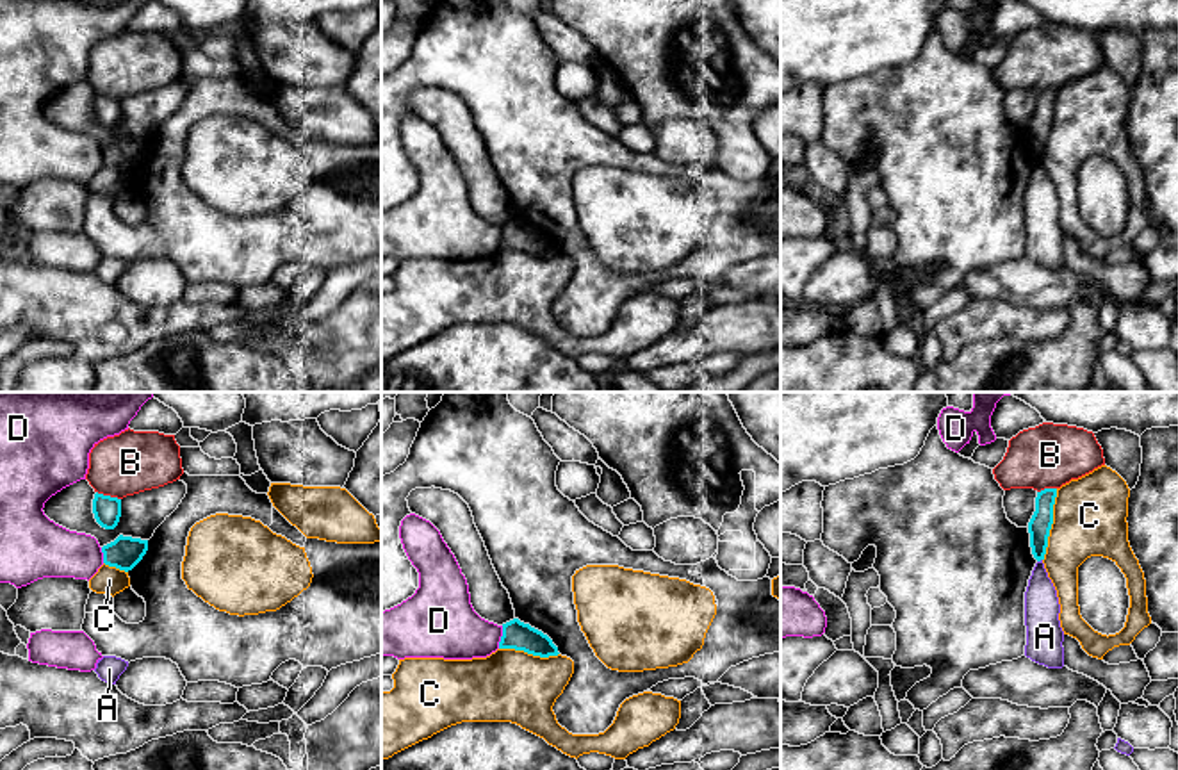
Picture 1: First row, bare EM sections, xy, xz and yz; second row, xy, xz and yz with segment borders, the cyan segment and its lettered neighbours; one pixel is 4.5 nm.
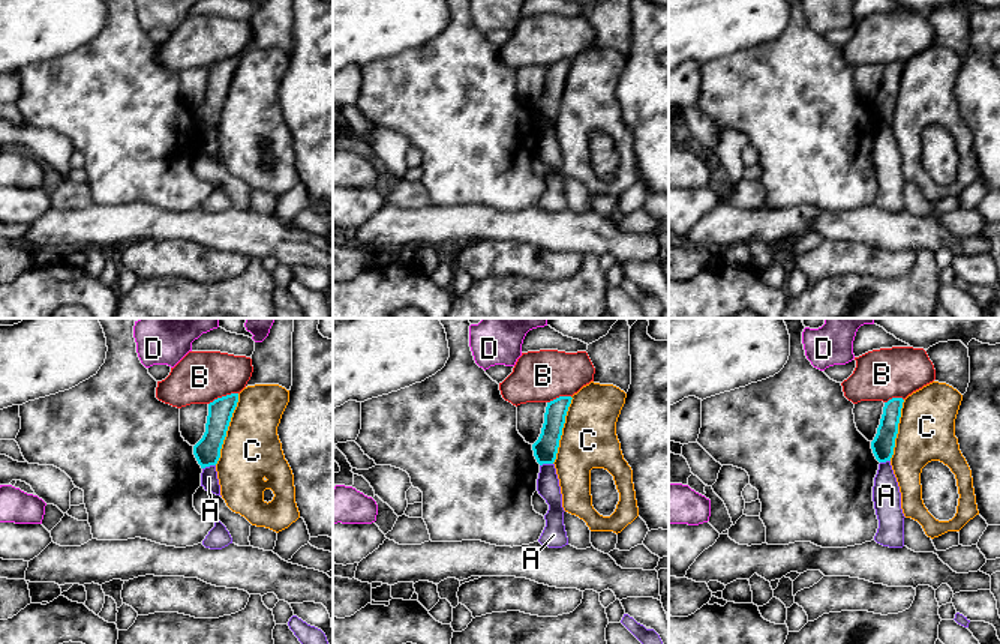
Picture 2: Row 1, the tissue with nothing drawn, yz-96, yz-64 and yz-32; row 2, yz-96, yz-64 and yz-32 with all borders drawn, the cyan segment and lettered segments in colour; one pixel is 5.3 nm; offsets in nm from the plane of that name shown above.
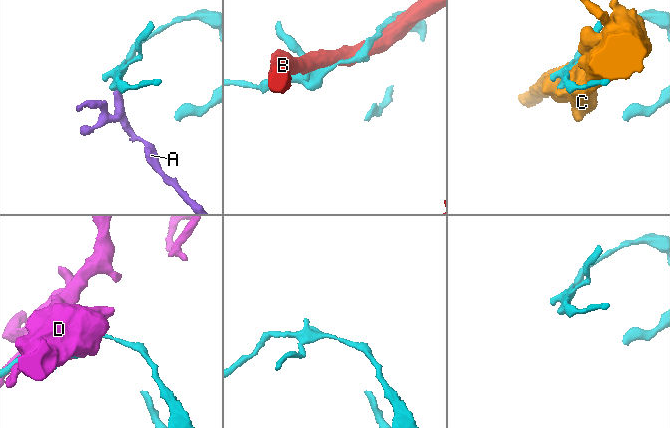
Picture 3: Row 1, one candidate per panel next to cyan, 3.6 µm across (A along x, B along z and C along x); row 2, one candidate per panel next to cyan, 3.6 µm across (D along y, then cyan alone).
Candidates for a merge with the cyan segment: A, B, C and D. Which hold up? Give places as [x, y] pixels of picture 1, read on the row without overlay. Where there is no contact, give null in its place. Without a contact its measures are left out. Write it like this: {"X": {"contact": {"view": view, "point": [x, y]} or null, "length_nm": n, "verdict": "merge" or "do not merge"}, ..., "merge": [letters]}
{"A": {"contact": {"view": "yz", "point": [1039, 161]}, "length_nm": 30, "verdict": "do not merge"}, "B": {"contact": {"view": "xy", "point": [109, 97]}, "length_nm": 120, "verdict": "do not merge"}, "C": {"contact": {"view": "yz", "point": [1052, 123]}, "length_nm": 340, "verdict": "do not merge"}, "D": {"contact": {"view": "xz", "point": [501, 237]}, "length_nm": 110, "verdict": "do not merge"}, "merge": []}

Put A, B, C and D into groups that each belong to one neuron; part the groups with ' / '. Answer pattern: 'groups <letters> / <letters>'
groups A / B / C / D

